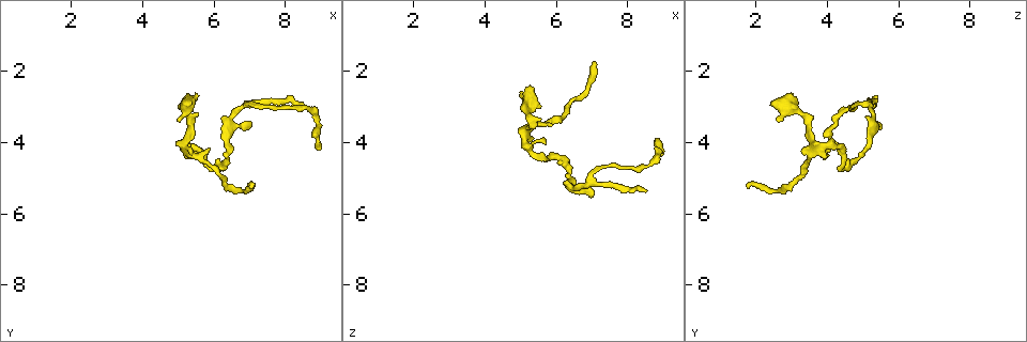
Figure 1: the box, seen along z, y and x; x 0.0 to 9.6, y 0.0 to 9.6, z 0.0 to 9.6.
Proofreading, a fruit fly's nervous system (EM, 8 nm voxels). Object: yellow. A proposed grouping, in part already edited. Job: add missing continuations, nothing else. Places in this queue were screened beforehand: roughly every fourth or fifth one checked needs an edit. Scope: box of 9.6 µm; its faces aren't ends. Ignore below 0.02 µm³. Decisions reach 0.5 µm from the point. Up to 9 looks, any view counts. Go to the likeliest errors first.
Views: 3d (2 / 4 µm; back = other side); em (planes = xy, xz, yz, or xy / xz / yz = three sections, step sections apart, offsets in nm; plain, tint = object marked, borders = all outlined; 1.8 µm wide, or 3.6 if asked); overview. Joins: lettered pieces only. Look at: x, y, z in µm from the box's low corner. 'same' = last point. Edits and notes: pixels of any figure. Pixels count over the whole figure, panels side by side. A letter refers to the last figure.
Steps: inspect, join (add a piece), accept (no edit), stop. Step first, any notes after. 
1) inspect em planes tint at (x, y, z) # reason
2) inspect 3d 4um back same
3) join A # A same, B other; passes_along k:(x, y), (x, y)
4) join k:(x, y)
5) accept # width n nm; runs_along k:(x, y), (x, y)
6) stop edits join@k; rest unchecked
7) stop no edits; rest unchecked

inspect 3d 4um at (8.55, 2.90, 5.40) # free end

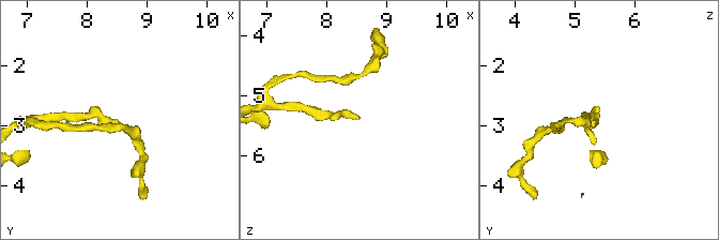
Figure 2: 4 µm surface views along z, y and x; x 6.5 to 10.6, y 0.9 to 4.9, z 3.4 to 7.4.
inspect em planes borders at (8.55, 2.95, 5.35)

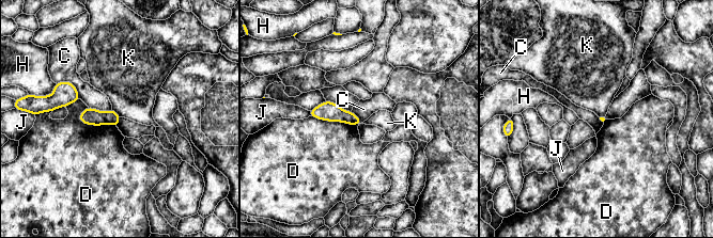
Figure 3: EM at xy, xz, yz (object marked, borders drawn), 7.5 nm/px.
accept # C other, D other, H other, J other, K other; border 3:(56, 82), (68, 81), (80, 98); no lettered piece goes on from it

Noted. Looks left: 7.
inspect em planes plain at (5.25, 4.00, 3.50) # thick turns thin

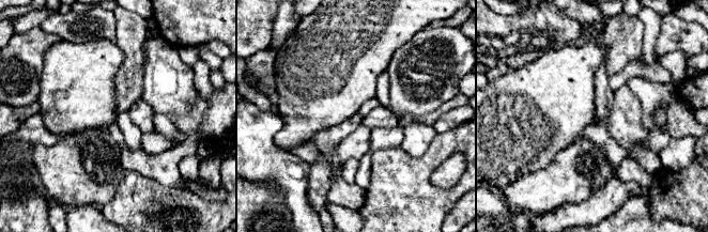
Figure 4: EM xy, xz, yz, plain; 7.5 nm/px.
inspect em planes tint same

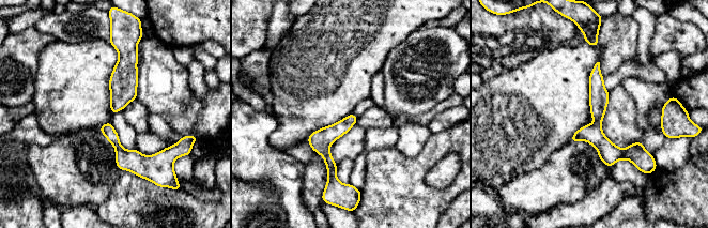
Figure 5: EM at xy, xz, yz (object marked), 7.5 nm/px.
inspect em planes borders same # what lies round it

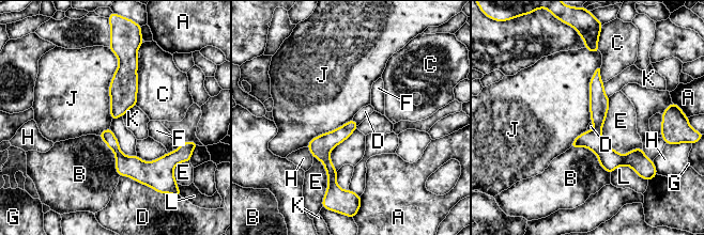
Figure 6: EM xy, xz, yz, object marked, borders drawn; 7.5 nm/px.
accept # longest_contact J 550 nm; A other, B other, C other, D other, E other, F other, G other, H other, J other, K other, L other; border 6:(108, 47), (118, 60), (111, 121); no lettered piece goes on from it

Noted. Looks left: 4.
inspect 3d 4um at (7.15, 5.25, 1.80) # free end

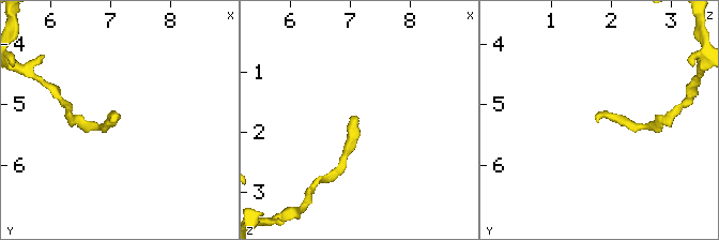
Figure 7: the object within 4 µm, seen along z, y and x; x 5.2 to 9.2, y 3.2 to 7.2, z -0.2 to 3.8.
inspect em planes plain at (7.05, 5.25, 1.75) # now the EM

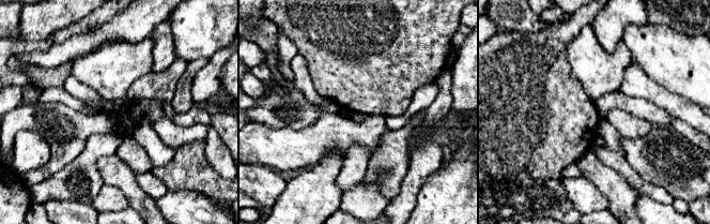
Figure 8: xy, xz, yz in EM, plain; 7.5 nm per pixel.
inspect em planes borders same

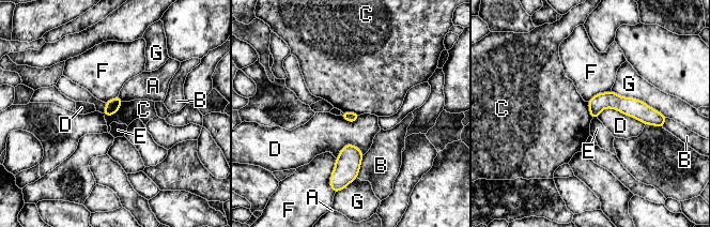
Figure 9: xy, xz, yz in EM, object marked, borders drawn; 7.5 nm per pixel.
accept # A other, B other, C other, D other, E other, F other, G other; border 9:(123, 102), (113, 114), (104, 116); no lettered piece goes on from it

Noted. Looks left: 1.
inspect em planes borders at (6.35, 4.40, 4.85) # sharp bend

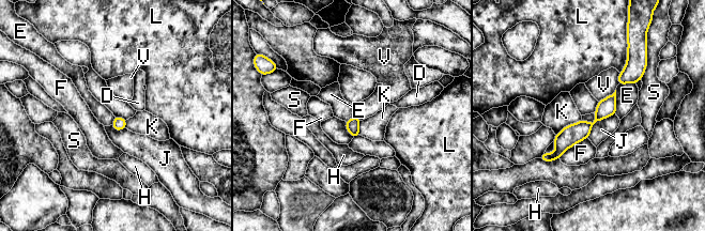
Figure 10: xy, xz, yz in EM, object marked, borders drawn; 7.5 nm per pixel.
accept # D other, E other, F other, H other, J other, K other, L other, S other, V other; border 10:(615, 90), (616, 113); none of them fits

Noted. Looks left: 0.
stop no edits; rest unchecked

